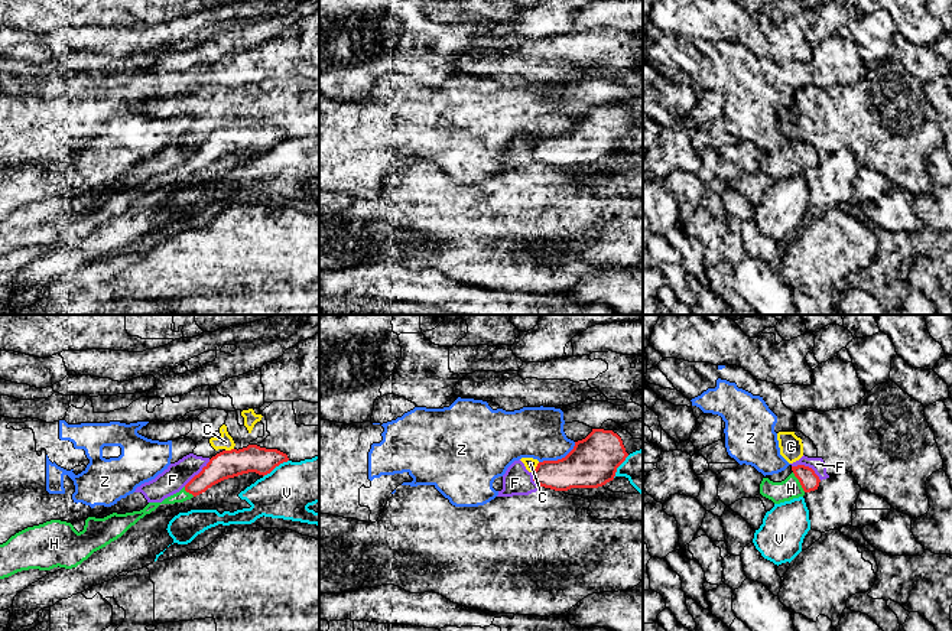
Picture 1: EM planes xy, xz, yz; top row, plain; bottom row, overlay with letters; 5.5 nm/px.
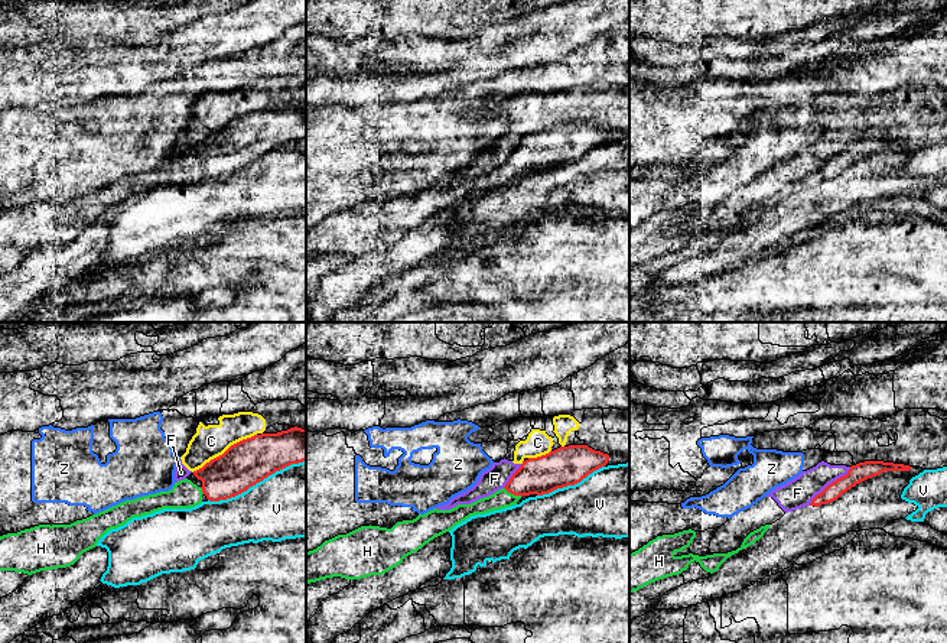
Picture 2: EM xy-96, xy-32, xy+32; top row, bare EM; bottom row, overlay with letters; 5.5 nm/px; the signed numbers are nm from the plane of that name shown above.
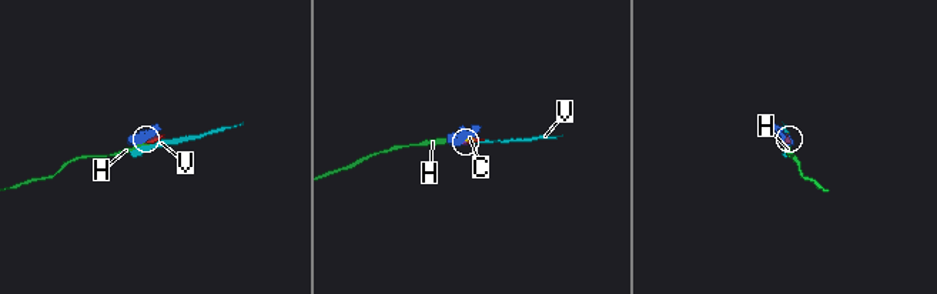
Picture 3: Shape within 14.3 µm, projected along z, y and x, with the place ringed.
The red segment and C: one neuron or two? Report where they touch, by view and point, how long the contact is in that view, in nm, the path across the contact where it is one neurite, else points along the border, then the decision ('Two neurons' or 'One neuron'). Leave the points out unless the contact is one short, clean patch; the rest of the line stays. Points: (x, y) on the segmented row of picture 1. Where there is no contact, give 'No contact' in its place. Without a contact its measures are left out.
Touches red at xz (536, 467). Shared border 70 nm. Boundary: xz (539, 462), (532, 471). Two neurons

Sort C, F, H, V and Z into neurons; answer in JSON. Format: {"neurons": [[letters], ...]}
{"neurons": [["C", "F"], ["H"], ["V"], ["Z"]]}

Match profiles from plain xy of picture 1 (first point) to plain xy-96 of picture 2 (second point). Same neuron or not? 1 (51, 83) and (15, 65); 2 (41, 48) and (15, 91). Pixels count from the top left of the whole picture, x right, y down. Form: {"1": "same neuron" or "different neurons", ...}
{"1": "same neuron", "2": "same neuron"}

